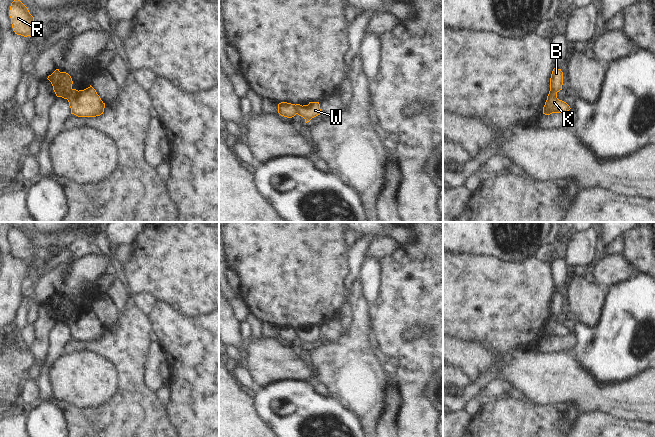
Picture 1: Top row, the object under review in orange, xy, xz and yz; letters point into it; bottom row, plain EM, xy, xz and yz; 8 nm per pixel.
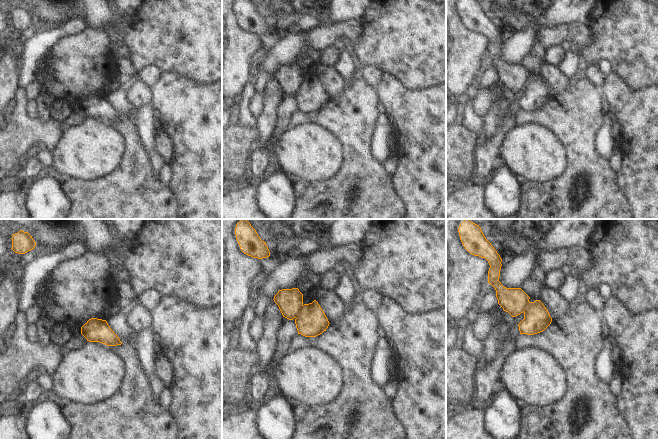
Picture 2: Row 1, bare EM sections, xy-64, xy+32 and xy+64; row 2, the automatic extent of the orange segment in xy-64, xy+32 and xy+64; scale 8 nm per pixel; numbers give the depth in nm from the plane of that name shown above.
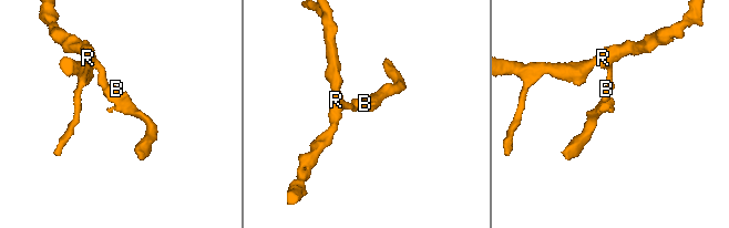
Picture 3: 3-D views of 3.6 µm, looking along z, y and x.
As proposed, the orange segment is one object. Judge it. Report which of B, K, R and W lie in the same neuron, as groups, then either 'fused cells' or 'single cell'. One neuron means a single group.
B R / K W; fused cells

